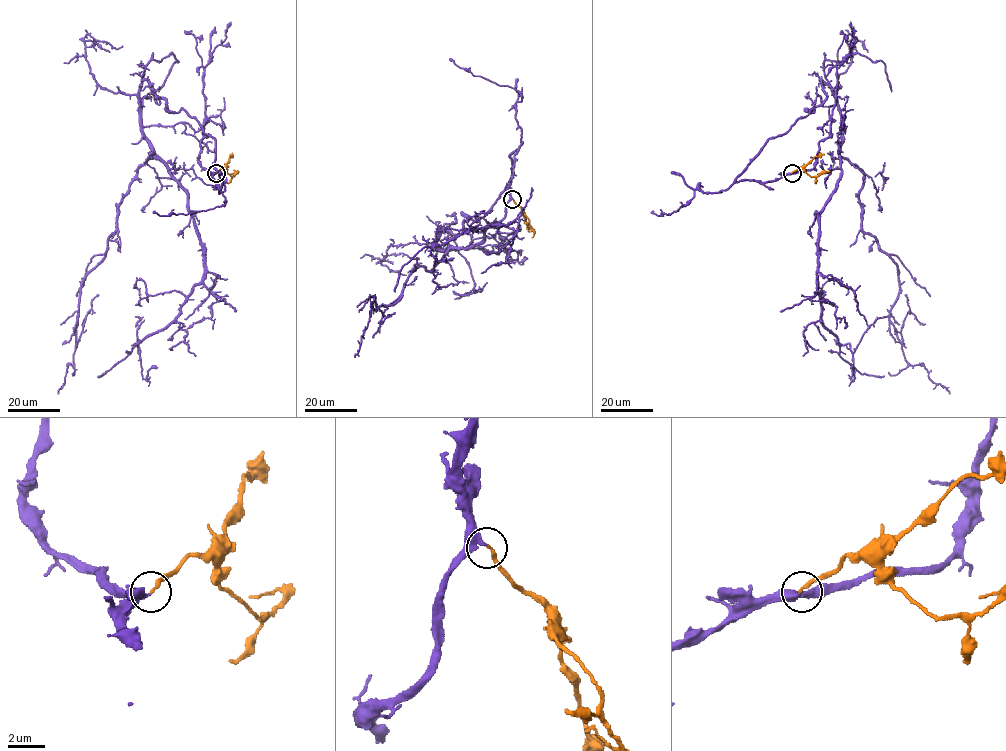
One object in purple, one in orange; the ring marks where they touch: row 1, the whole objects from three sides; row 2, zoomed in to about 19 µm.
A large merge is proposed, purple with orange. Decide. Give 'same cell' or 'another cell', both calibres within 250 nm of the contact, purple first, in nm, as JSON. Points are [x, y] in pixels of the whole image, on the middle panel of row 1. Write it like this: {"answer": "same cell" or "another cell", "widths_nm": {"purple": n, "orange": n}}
{"answer": "same cell", "widths_nm": {"purple": 360, "orange": 190}}

